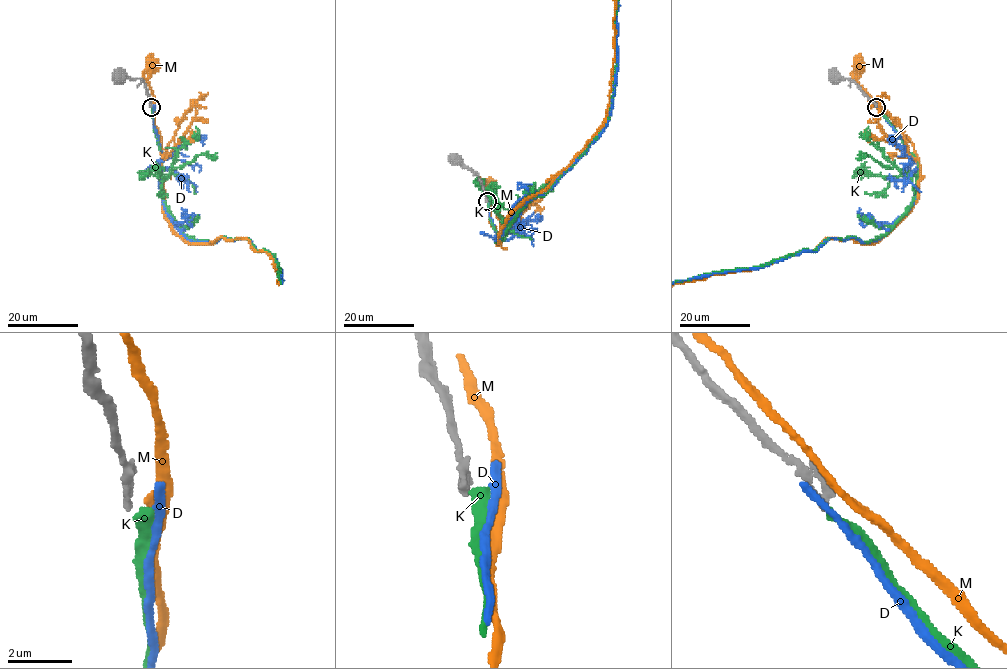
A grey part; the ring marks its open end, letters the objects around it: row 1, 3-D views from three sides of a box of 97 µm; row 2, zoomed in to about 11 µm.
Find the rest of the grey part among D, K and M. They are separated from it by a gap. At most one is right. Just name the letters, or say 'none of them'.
none of them

